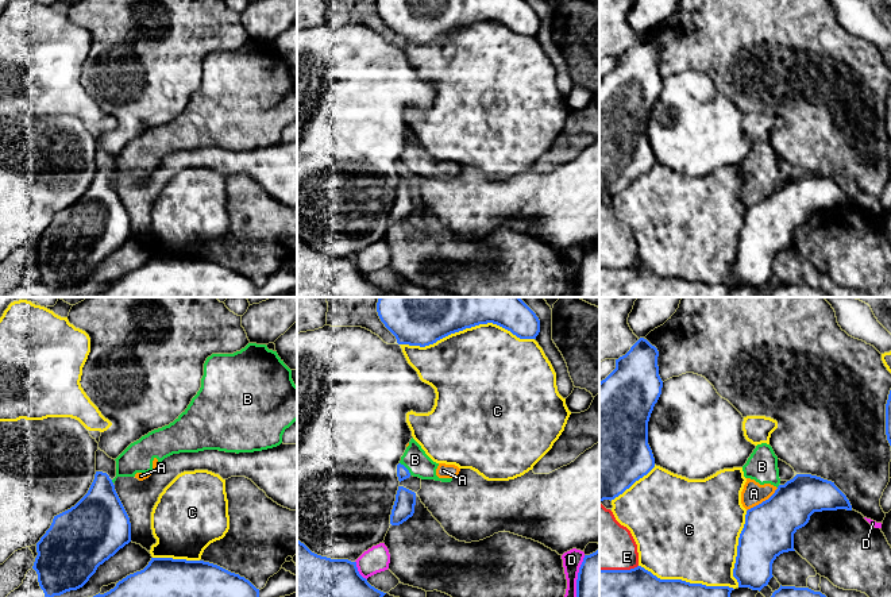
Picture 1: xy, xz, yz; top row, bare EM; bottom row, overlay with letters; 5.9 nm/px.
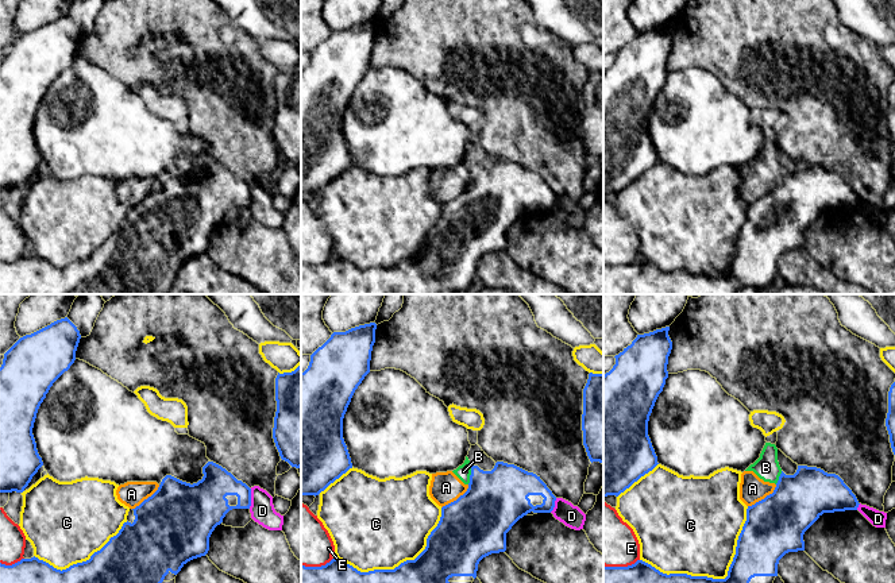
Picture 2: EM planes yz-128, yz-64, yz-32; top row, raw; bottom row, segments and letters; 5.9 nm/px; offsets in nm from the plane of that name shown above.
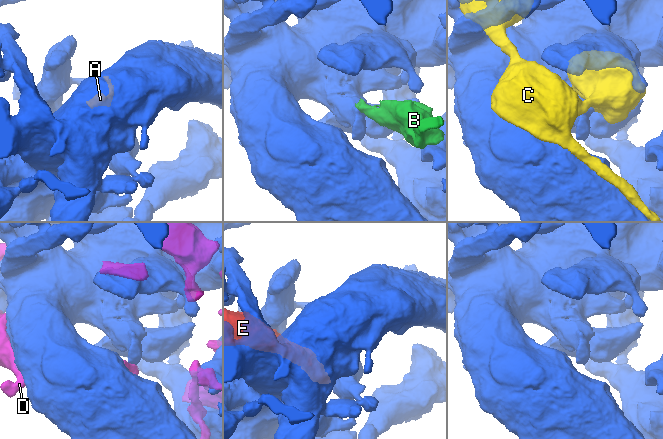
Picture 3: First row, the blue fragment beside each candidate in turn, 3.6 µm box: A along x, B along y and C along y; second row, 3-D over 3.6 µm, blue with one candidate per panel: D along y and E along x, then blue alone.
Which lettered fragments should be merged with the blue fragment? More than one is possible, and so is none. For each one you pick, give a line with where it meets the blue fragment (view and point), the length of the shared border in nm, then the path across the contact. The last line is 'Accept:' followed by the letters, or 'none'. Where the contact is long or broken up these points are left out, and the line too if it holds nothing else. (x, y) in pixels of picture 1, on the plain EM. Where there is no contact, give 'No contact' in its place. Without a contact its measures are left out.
Accept: none

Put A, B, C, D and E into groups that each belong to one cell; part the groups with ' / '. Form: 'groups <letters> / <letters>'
groups A B / C / D / E

